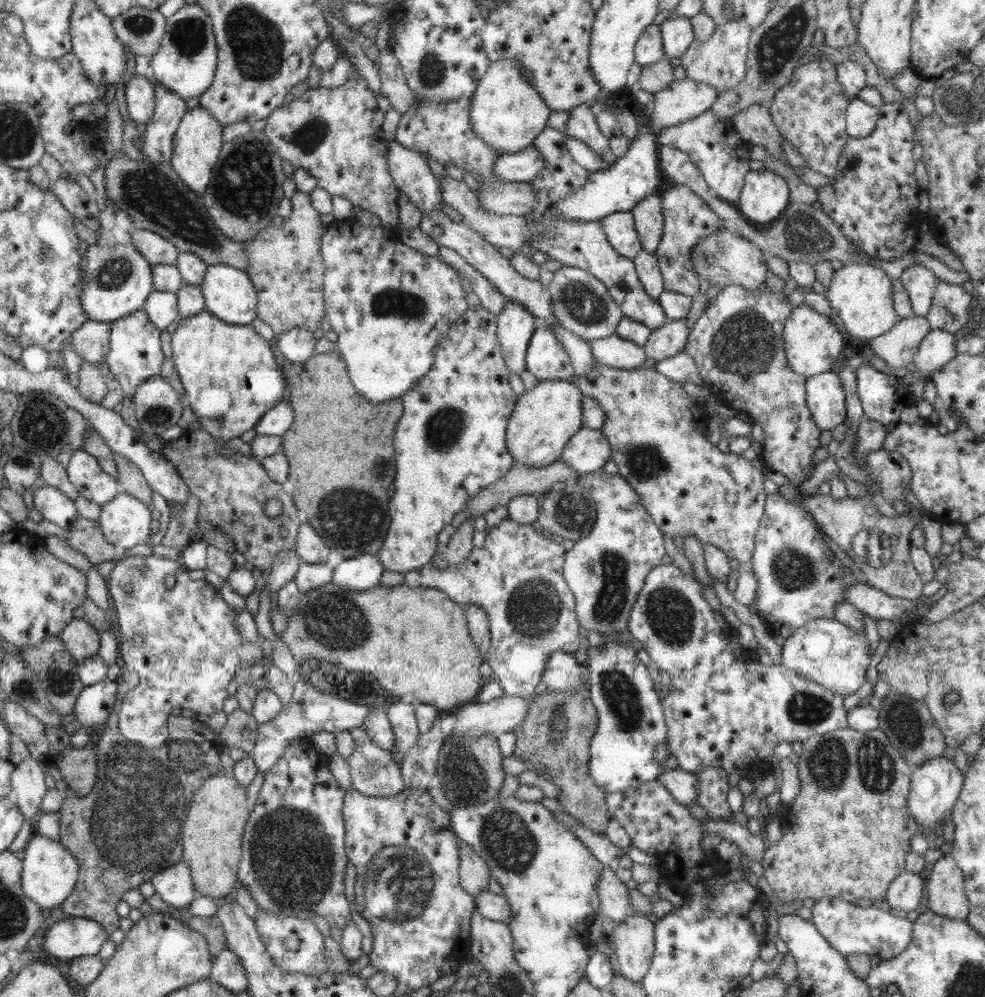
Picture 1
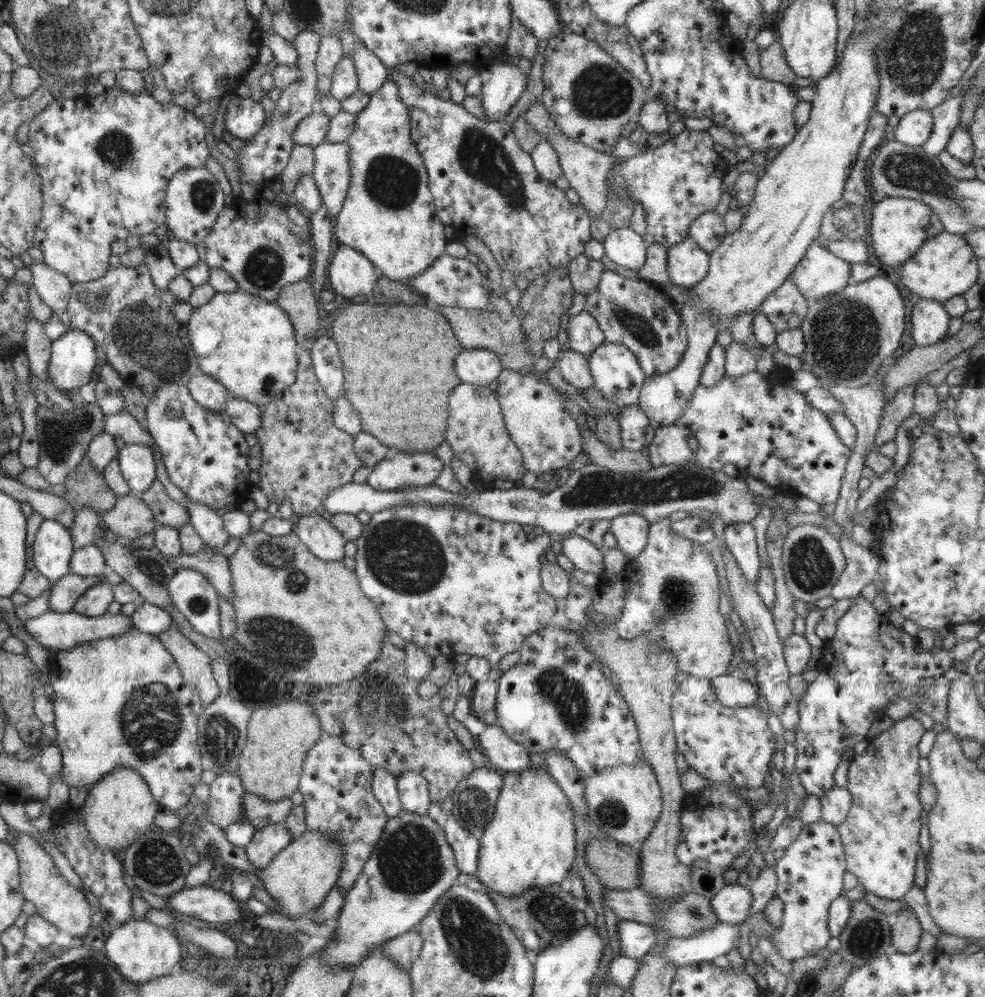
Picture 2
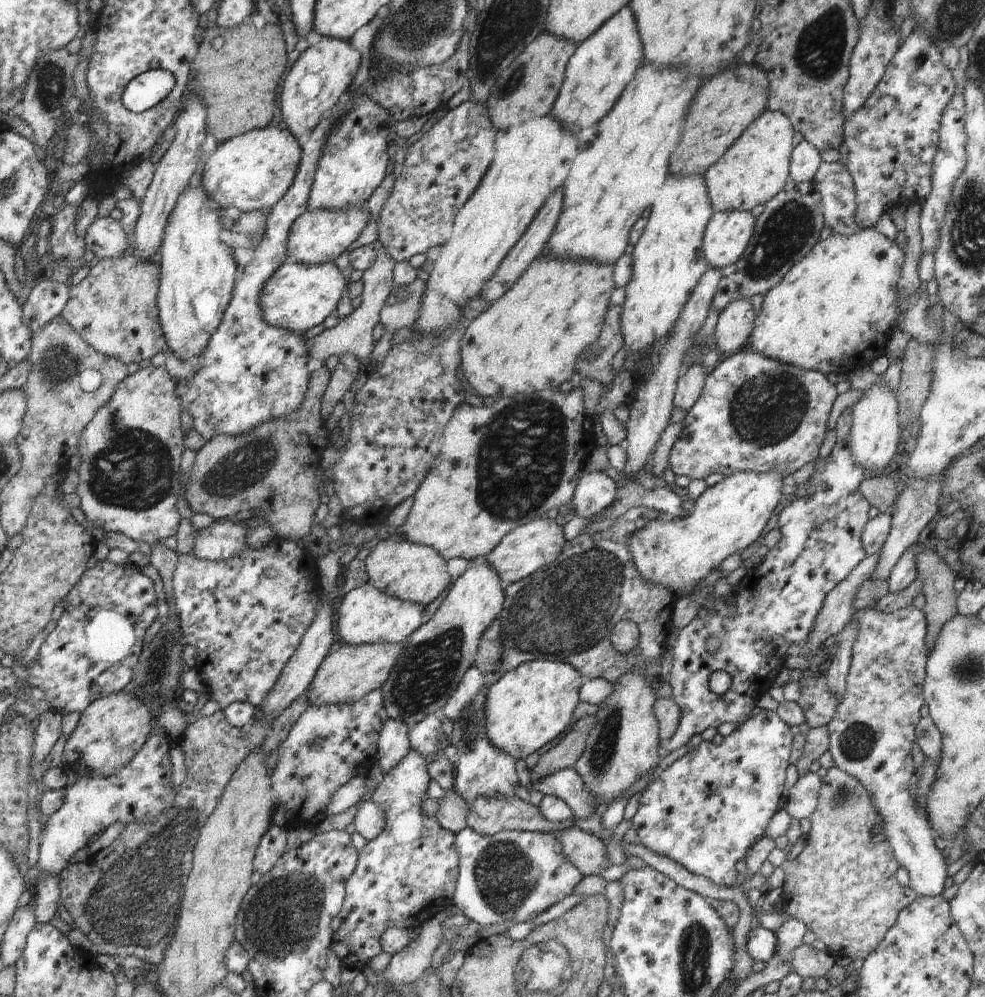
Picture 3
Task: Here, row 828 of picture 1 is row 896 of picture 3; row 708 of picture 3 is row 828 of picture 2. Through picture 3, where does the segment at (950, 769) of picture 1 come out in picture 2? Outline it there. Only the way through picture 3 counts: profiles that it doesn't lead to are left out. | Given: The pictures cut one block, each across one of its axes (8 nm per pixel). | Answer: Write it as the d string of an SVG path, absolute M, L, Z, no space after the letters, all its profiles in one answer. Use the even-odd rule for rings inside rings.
M912 714L895 722L892 728L884 730L878 738L870 742L865 752L853 754L850 758L848 784L845 788L850 792L852 807L846 818L836 826L845 848L845 868L856 876L859 884L864 886L868 893L888 900L901 900L915 885L916 859L921 852L918 843L922 828L920 814L923 810L919 800L921 775L918 769L918 743L925 732L922 723Z

